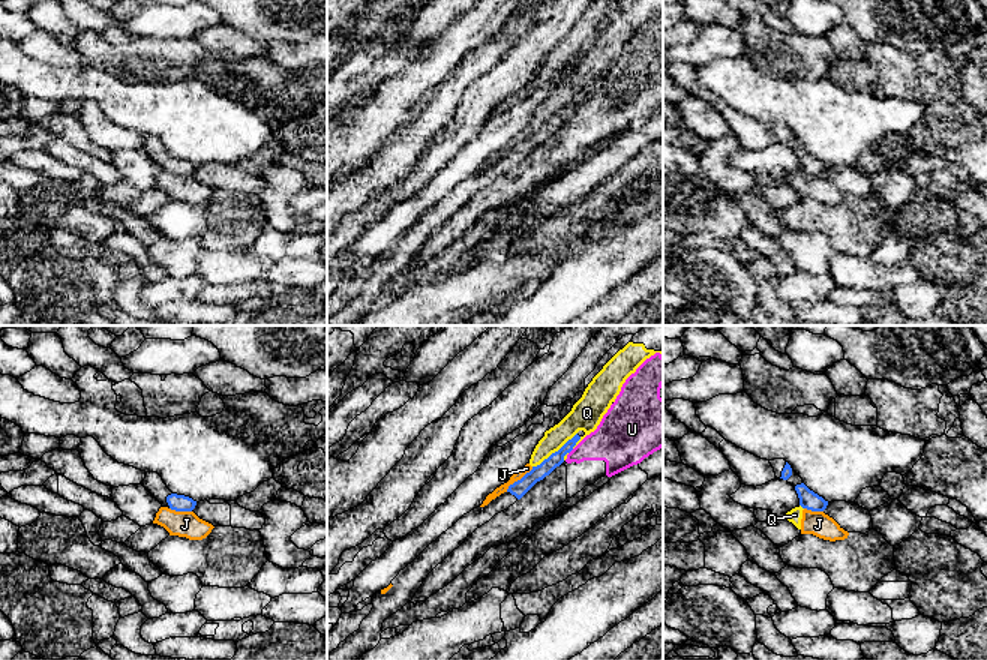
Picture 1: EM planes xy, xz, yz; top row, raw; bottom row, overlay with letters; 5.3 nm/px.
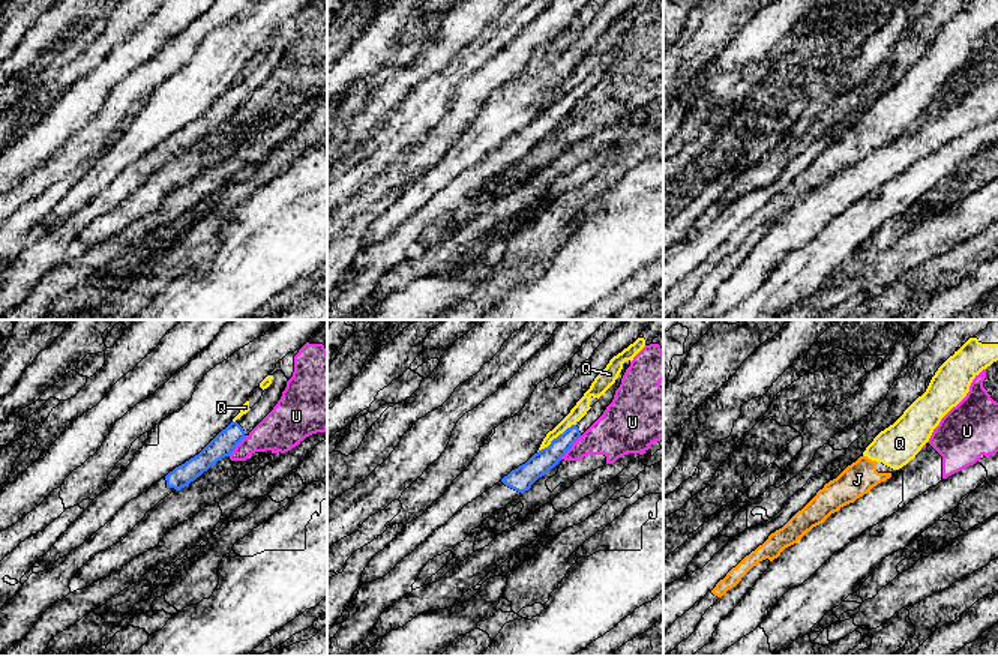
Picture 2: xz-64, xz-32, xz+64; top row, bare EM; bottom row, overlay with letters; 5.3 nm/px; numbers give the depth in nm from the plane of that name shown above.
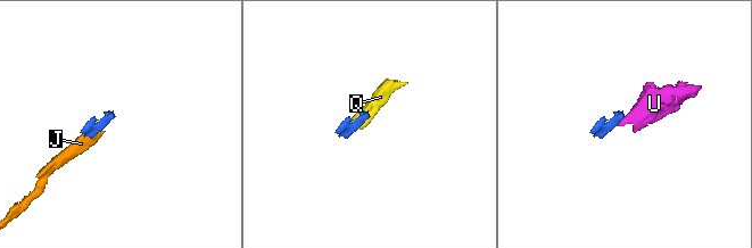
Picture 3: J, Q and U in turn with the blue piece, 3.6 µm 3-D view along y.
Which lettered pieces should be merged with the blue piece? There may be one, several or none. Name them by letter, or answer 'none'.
none

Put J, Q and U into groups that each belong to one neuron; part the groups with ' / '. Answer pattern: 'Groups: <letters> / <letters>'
Groups: J Q / U

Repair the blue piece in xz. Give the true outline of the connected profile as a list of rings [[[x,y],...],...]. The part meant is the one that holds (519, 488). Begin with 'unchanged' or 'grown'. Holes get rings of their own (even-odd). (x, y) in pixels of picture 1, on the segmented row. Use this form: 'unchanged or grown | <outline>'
grown | [[[576,434],[558,452],[510,484],[504,494],[488,506],[477,507],[464,514],[452,528],[432,542],[411,564],[399,572],[392,580],[393,586],[386,594],[378,591],[372,596],[374,608],[370,614],[362,621],[357,632],[350,634],[327,656],[327,660],[357,660],[364,652],[374,650],[381,640],[382,622],[412,600],[428,574],[477,528],[489,522],[495,514],[507,510],[537,482],[560,466],[564,462],[564,456],[573,450],[579,440],[580,436]]]

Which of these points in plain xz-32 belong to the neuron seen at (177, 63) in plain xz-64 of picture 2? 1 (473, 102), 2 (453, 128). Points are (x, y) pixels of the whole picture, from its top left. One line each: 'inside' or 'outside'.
1: inside
2: inside

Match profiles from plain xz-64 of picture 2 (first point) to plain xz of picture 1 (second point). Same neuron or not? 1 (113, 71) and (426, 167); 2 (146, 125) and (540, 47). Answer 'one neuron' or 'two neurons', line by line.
1: two neurons
2: two neurons

